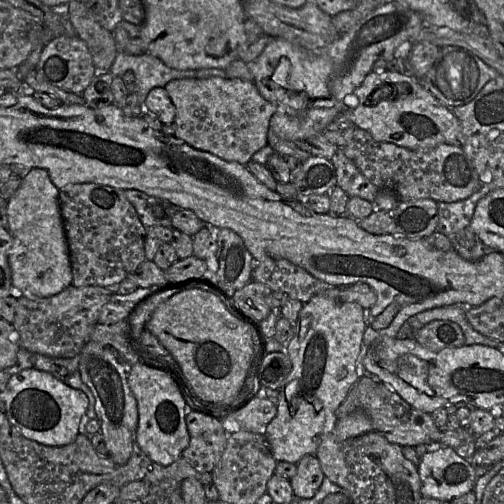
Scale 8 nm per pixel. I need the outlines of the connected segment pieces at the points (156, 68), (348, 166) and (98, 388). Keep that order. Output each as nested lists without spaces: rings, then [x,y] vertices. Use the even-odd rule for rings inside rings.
[[[124,50],[118,51],[110,70],[113,76],[122,77],[131,71],[135,75],[134,91],[142,105],[142,115],[147,114],[144,102],[148,93],[155,87],[164,87],[170,81],[184,78],[229,78],[225,70],[219,68],[177,70],[168,67],[159,58],[150,53],[132,55]]]
[[[342,148],[336,151],[330,161],[336,170],[337,186],[349,197],[356,196],[374,202],[378,187],[361,173],[352,160],[346,157]]]
[[[89,340],[78,355],[77,371],[95,398],[96,419],[108,456],[117,466],[122,466],[133,452],[138,423],[137,403],[127,382],[127,367],[109,349]]]

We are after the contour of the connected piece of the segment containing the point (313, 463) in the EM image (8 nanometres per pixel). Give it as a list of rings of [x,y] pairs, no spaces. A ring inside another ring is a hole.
[[[305,455],[296,463],[297,472],[289,482],[295,498],[309,499],[318,491],[325,475],[315,455]]]

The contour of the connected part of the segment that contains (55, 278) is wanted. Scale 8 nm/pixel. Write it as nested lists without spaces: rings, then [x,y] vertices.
[[[42,168],[28,169],[15,194],[7,200],[7,229],[12,236],[8,254],[11,282],[18,296],[30,299],[56,295],[72,285],[72,269],[63,221],[59,208],[59,189],[52,183],[48,172]]]

